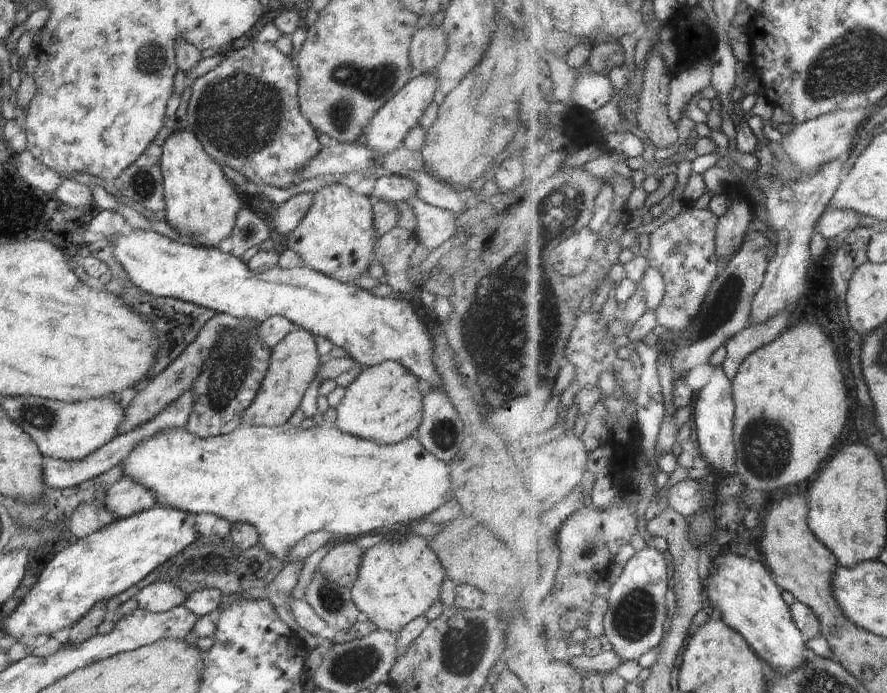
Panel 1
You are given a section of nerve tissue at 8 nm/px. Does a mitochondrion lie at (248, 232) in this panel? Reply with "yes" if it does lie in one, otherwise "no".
no

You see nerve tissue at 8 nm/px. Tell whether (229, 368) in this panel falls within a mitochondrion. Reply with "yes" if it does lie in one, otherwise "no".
yes

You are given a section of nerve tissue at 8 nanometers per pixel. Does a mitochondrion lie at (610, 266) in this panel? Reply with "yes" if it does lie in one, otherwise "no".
no

